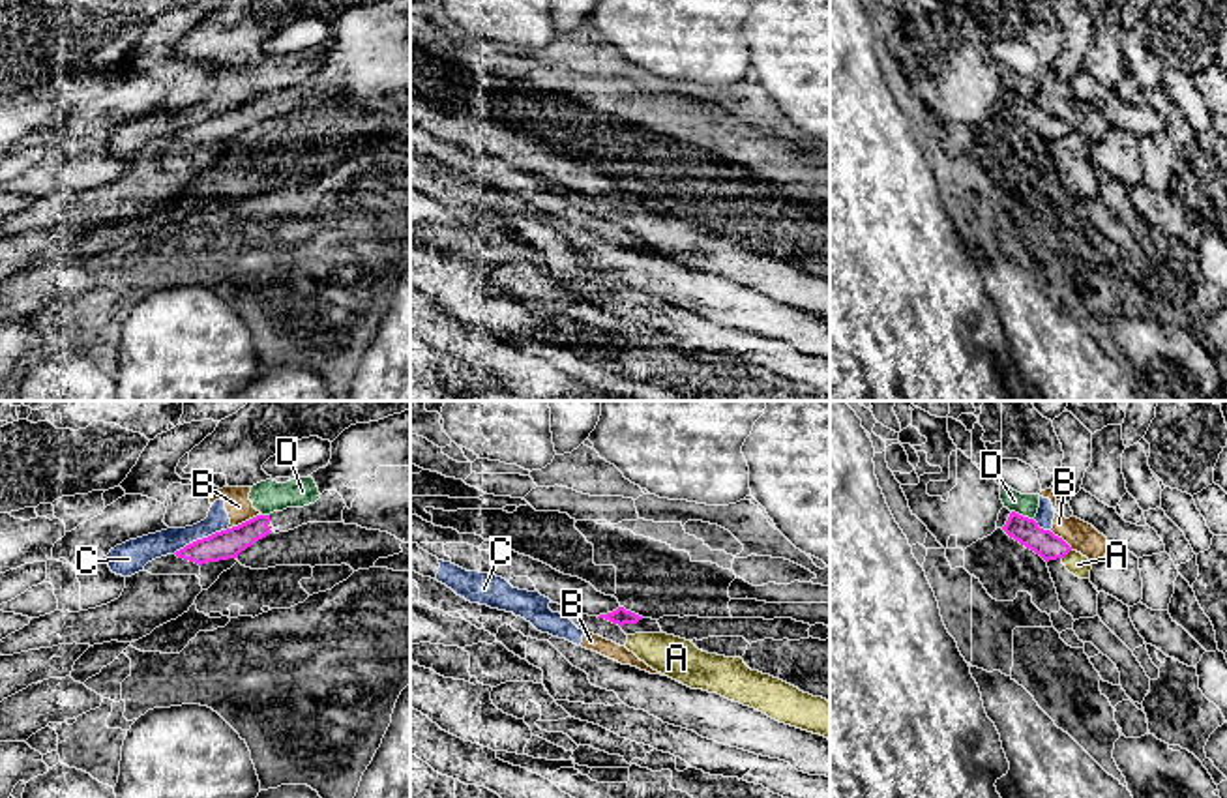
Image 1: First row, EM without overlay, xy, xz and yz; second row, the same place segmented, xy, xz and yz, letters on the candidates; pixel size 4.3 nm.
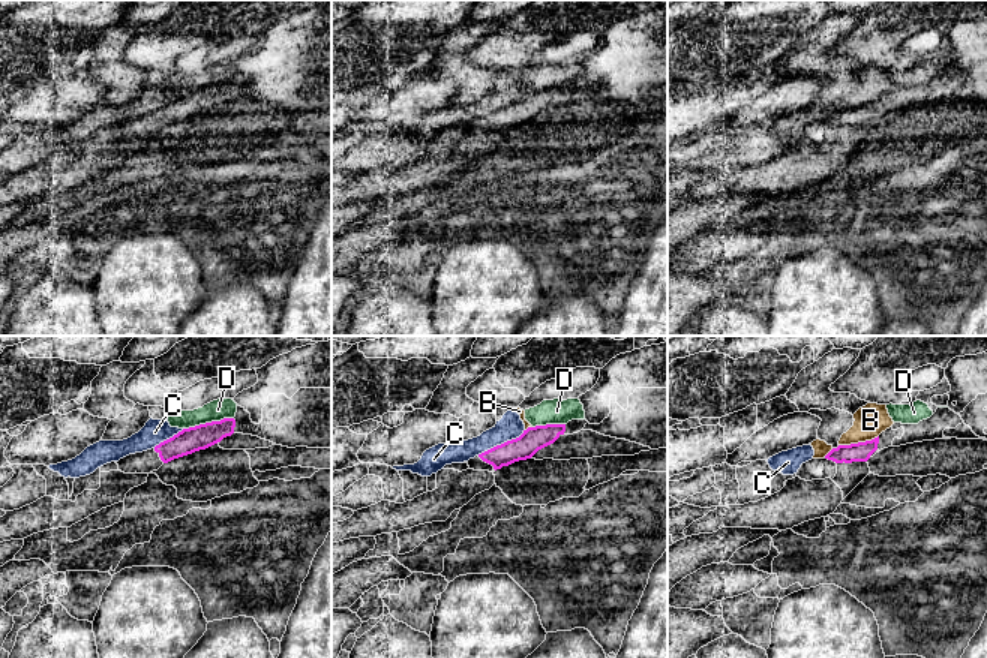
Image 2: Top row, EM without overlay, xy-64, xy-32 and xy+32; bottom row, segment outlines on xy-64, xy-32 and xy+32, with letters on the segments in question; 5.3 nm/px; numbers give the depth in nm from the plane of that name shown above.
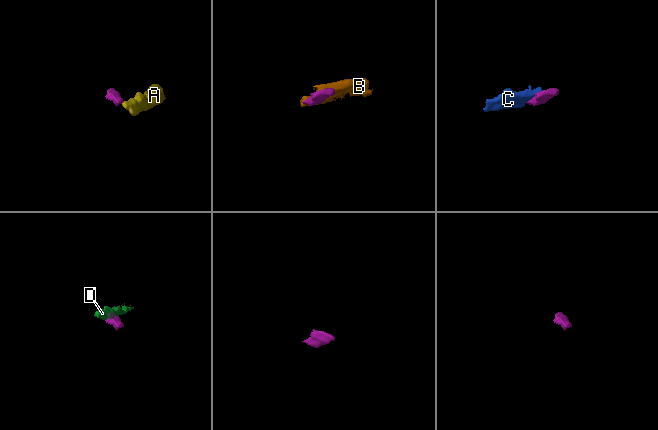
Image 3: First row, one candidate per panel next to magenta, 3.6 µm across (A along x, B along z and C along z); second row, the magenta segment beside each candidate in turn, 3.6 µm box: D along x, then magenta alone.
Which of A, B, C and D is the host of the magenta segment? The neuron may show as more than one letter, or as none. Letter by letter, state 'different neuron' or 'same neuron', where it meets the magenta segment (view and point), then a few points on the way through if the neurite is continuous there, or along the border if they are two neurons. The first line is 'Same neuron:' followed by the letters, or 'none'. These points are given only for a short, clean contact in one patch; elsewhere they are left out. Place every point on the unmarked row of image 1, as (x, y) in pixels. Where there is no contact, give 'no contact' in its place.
Same neuron: none
A: different neuron | yz (1066, 133) | along yz (1070, 130), (1063, 139)
B: different neuron | xy (246, 102) | along xy (261, 94), (229, 109)
C: different neuron | xy (199, 120) | along xy (227, 107), (197, 118), (173, 133)
D: different neuron | yz (1021, 96) | along yz (1012, 90), (1033, 100)

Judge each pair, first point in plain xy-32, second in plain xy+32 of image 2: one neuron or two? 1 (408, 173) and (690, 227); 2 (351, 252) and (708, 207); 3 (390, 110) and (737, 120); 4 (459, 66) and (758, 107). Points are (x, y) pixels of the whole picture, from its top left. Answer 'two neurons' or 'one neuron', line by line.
1: two neurons
2: two neurons
3: one neuron
4: two neurons

